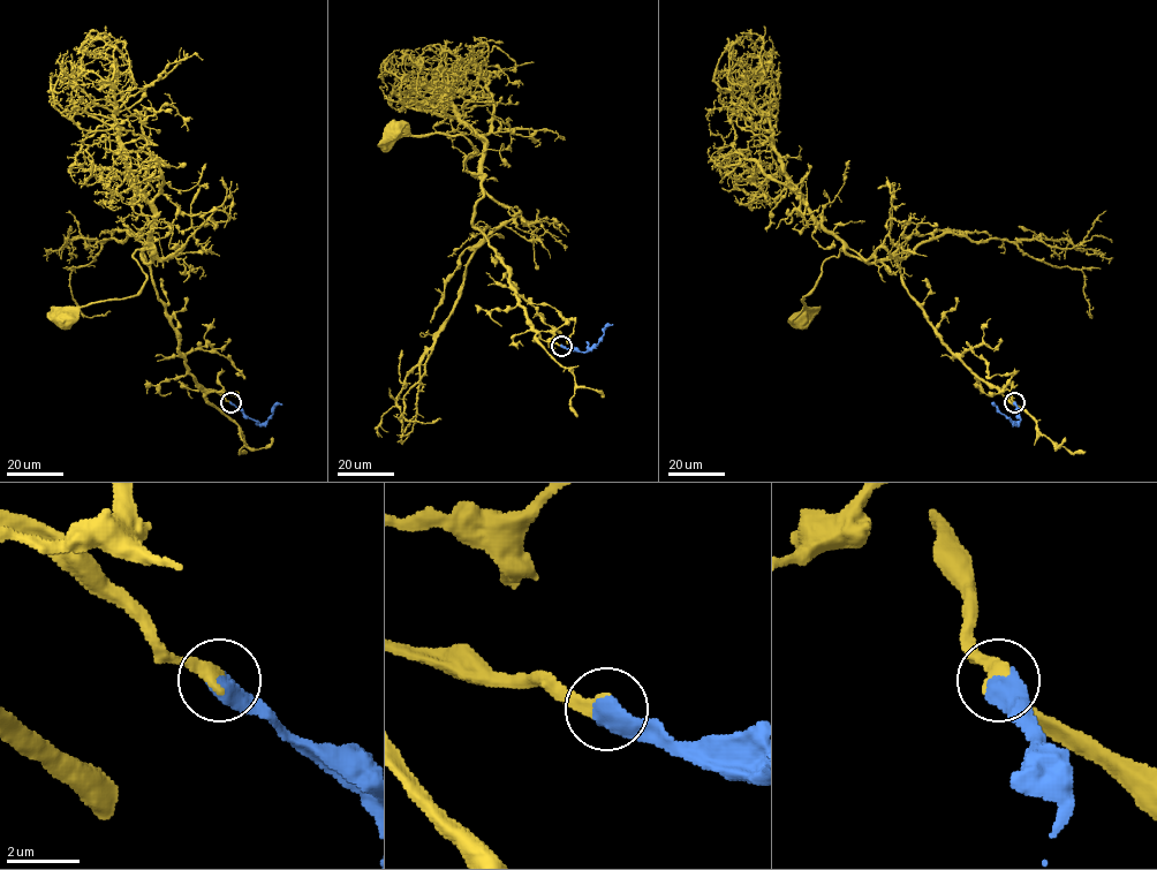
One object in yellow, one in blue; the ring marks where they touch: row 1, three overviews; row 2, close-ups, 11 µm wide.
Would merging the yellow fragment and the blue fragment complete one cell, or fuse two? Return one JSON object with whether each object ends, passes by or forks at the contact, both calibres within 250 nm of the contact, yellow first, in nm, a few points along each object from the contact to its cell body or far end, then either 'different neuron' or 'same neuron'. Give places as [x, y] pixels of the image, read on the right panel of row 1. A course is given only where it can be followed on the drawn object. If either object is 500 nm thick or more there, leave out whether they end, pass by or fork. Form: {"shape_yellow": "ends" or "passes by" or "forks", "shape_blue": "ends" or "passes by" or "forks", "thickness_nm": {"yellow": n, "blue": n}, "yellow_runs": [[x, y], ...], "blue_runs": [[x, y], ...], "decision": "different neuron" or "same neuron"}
{"thickness_nm": {"yellow": 440, "blue": 600}, "yellow_runs": [[1014, 402], [943, 341], [894, 255], [866, 262], [842, 249], [829, 257], [799, 317]], "blue_runs": [[1014, 402], [1020, 420], [1015, 425], [992, 405]], "decision": "same neuron"}

